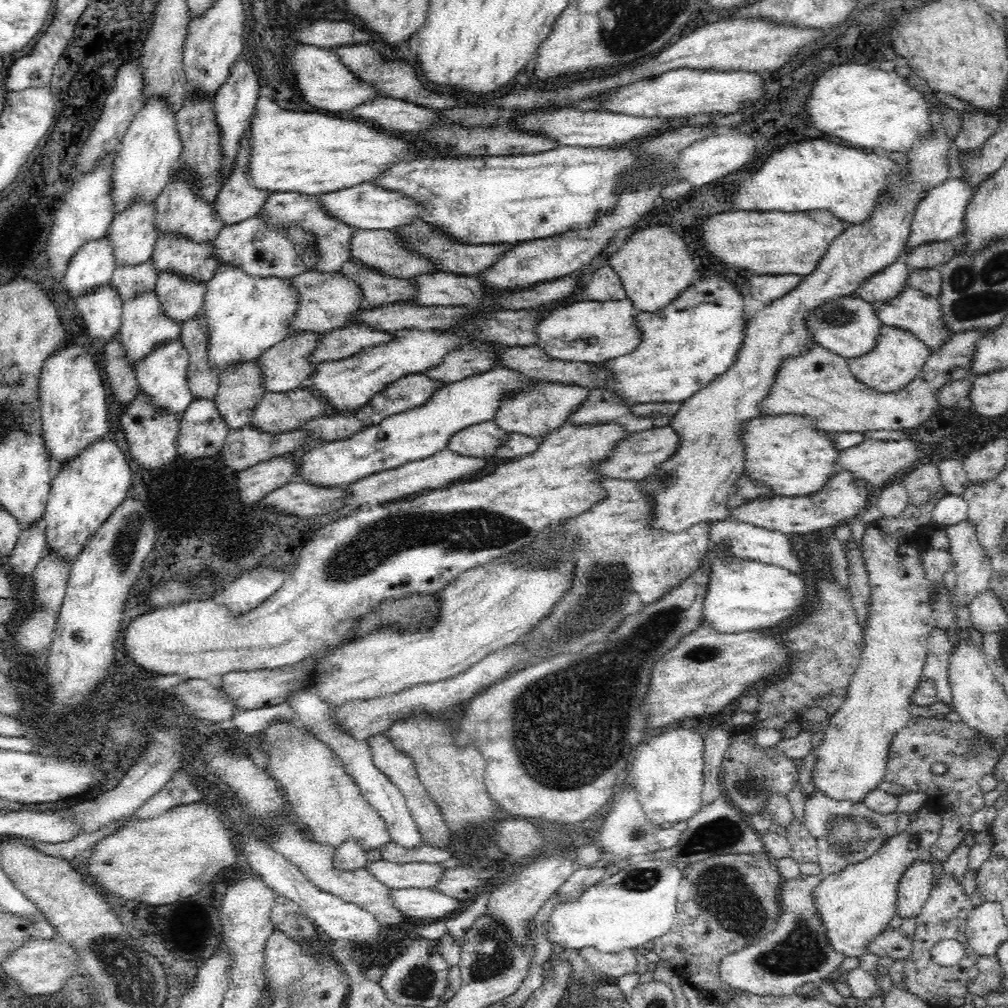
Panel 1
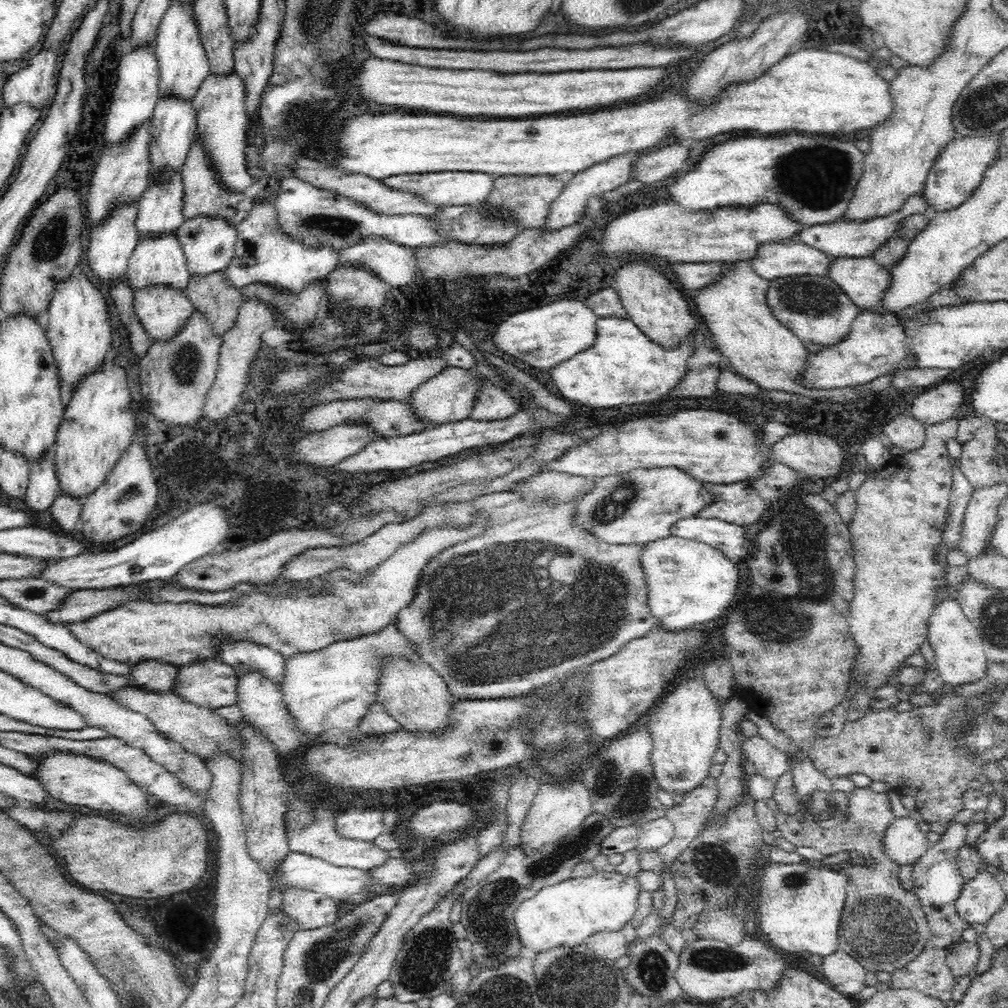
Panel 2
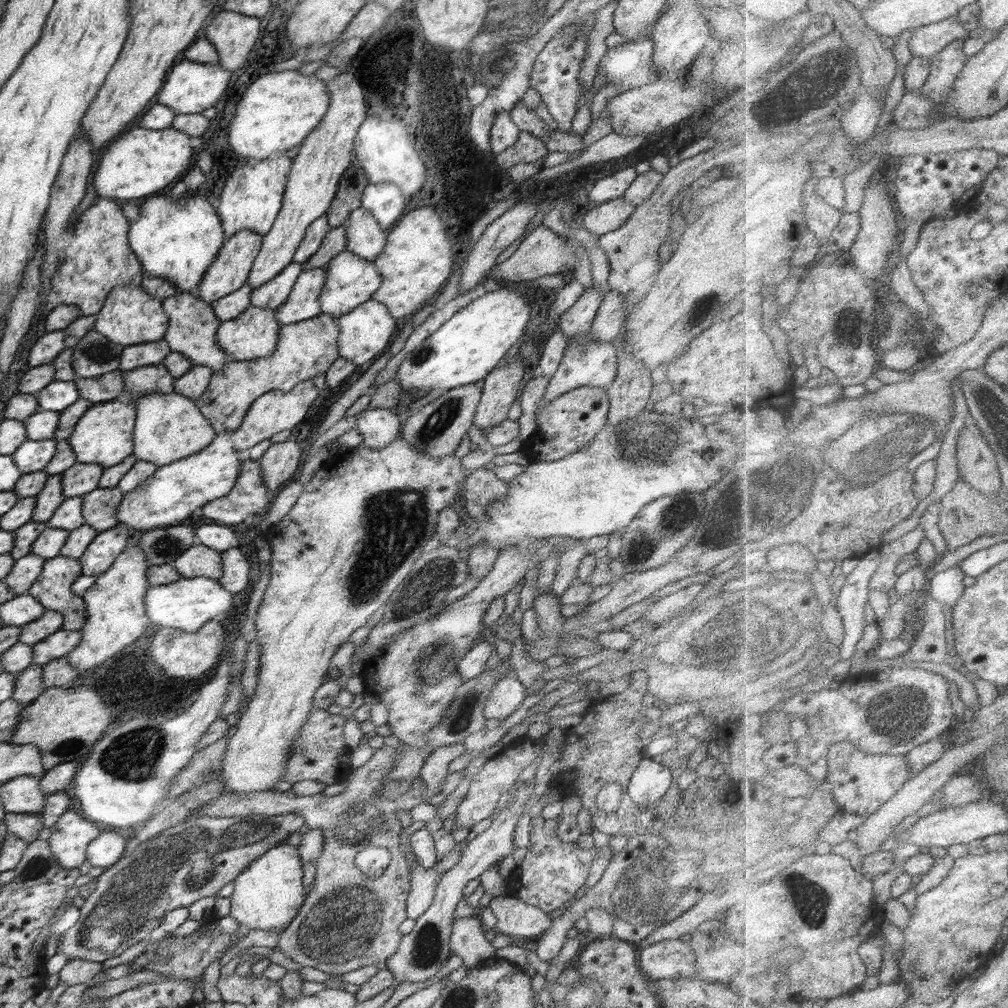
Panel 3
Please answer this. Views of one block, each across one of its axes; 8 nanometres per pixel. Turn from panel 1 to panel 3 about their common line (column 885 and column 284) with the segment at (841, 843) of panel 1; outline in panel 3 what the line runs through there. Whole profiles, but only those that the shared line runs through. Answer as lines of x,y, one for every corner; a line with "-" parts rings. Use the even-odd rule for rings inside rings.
262,814
239,816
232,820
212,820
210,816
192,817
176,826
166,828
158,838
142,842
131,857
119,866
110,866
98,878
95,878
96,889
85,898
81,907
80,919
69,928
62,938
59,952
72,959
90,962
102,962
104,958
118,956
138,941
146,941
147,936
160,926
164,916
177,908
187,908
200,898
215,896
228,882
233,882
240,872
244,872
258,856
268,852
287,840
290,832
298,831
305,824
300,814

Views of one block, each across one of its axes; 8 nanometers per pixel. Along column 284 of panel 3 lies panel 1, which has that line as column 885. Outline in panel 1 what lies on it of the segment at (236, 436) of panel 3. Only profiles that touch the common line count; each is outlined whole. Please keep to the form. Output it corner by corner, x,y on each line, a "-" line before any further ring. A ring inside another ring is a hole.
974,328
953,333
927,361
910,384
894,392
880,392
858,382
847,365
847,359
820,345
812,345
809,352
784,357
777,368
771,389
759,404
764,415
803,416
816,421
816,430
822,432
872,432
872,430
917,429
939,415
941,404
937,392
953,380
970,379
978,375
971,370
974,347
989,328

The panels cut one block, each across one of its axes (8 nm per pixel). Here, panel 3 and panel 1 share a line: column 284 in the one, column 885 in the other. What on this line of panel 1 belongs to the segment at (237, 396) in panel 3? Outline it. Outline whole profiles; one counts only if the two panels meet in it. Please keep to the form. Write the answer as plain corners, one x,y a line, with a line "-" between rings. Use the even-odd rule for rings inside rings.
881,324
875,347
864,356
847,359
855,379
866,388
880,392
894,392
910,384
927,361
930,349
918,337
900,327

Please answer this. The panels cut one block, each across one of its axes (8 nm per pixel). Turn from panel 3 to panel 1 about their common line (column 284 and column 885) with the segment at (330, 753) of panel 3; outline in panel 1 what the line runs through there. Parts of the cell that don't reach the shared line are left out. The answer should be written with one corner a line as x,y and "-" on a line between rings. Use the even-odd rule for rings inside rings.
912,717
904,728
901,728
892,739
889,748
888,766
884,781
894,783
907,792
925,792
929,798
929,805
940,815
942,826
939,839
932,845
930,859
935,858
945,863
950,853
956,846
963,843
964,834
971,830
971,816
973,812
984,806
986,793
979,786
979,781
987,774
993,774
994,768
1000,760
1000,751
992,747
992,741
968,727
964,721
950,722
950,720
939,720
938,718
-
936,763
944,763
946,772
934,774
932,766

